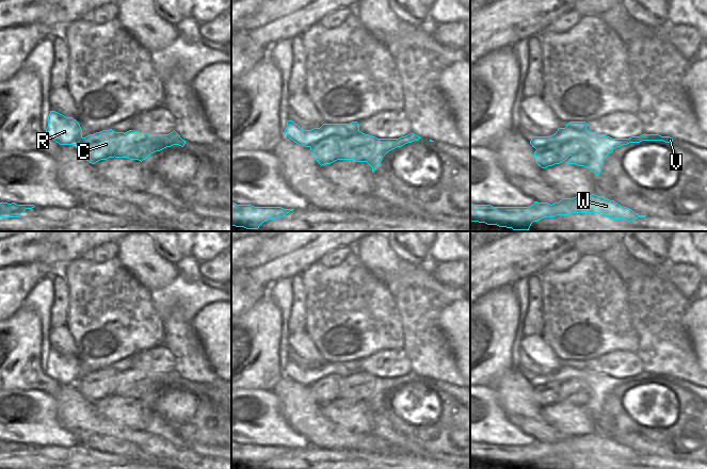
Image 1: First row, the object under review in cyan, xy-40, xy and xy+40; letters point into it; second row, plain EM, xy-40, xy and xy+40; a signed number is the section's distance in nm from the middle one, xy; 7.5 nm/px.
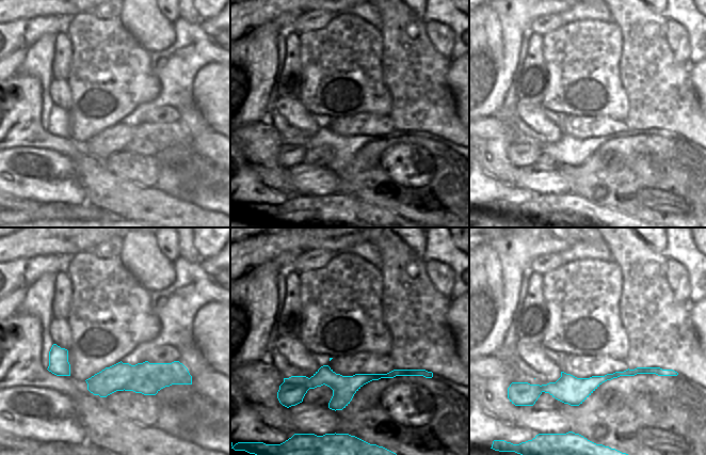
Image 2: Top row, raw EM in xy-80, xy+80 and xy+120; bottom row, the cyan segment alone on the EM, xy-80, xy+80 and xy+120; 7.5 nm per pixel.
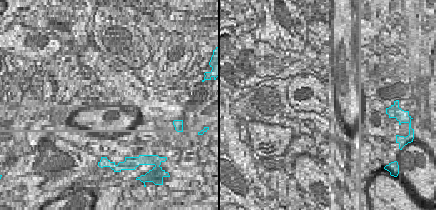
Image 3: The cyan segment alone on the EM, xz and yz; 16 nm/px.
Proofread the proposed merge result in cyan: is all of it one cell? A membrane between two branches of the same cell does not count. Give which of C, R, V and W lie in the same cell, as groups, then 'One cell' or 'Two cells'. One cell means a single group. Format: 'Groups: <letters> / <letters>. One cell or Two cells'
Groups: C / R V W. Two cells

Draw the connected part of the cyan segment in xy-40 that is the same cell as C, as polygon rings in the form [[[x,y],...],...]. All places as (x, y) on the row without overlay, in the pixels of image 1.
[[[112,368],[102,369],[83,376],[76,387],[80,394],[92,403],[100,399],[114,397],[118,387],[118,376],[124,371],[115,371]]]

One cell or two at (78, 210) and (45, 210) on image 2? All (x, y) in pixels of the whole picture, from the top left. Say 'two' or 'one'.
one

